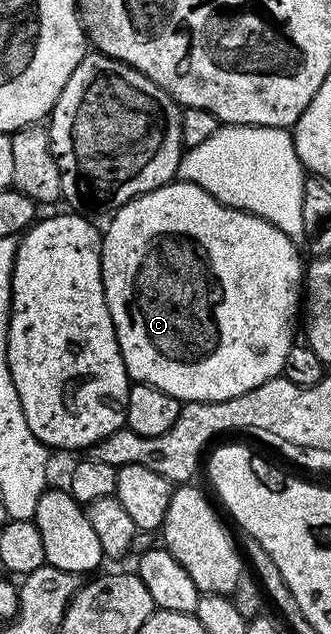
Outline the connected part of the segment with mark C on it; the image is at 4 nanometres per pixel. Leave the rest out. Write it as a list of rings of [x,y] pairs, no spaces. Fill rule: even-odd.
[[[183,181],[167,183],[165,187],[123,203],[109,219],[112,220],[109,221],[108,228],[103,228],[100,244],[102,285],[129,380],[154,385],[162,389],[162,393],[170,393],[170,397],[184,403],[217,403],[230,397],[238,397],[242,393],[250,393],[250,389],[258,389],[258,385],[277,378],[283,372],[286,353],[290,353],[294,342],[292,326],[295,323],[297,326],[298,323],[298,312],[302,307],[302,284],[306,274],[305,264],[300,264],[300,255],[296,252],[297,244],[290,236],[282,233],[282,229],[278,229],[270,221],[251,215],[249,211],[227,207],[222,201],[206,193],[206,189]]]

